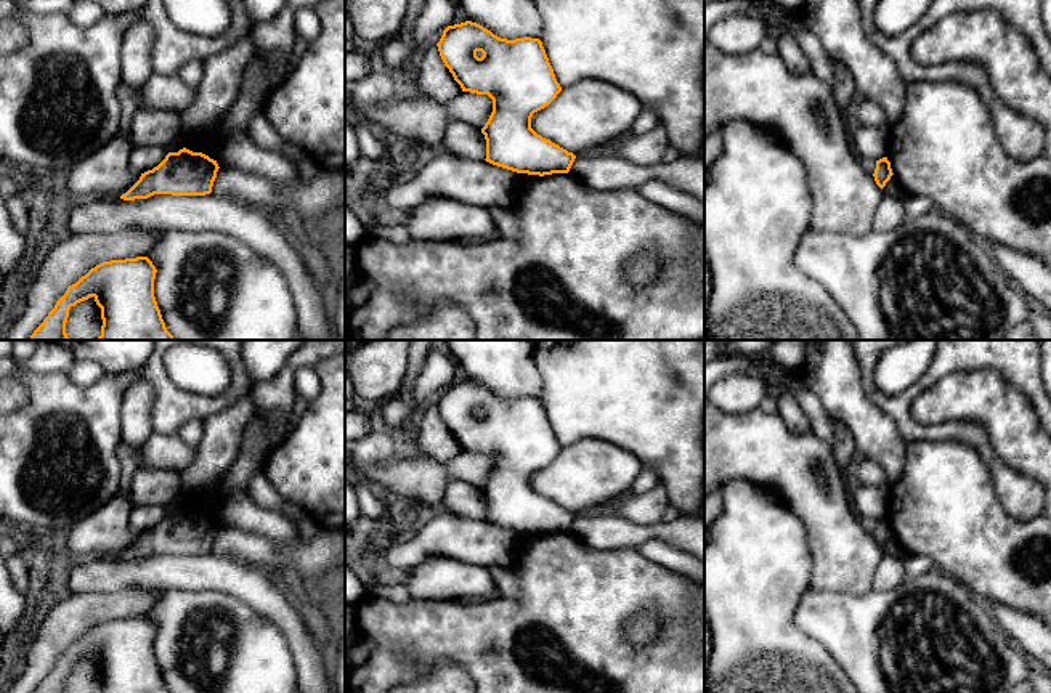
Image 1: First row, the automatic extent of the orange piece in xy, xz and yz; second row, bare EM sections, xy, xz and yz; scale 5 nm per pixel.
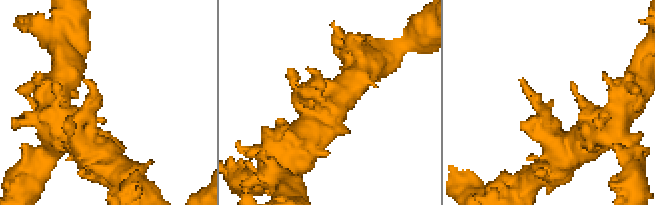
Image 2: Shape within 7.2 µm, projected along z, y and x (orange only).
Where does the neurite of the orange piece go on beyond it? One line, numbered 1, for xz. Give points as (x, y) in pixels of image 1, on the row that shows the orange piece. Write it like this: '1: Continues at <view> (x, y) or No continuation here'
1: No continuation here

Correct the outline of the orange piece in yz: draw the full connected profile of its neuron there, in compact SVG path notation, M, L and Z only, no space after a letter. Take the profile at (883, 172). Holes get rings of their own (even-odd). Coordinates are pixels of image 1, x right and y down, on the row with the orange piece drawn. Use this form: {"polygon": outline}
{"polygon": "M883 157L879 160L876 160L876 168L874 168L874 181L876 184L883 189L886 186L886 183L891 180L892 176L892 168L891 168L891 162L887 160L887 157Z"}

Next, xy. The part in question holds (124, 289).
{"polygon": "M148 257L103 261L91 268L56 302L30 340L71 340L66 334L69 310L77 303L95 298L101 308L101 335L96 340L175 340L167 330L154 297L156 266Z"}

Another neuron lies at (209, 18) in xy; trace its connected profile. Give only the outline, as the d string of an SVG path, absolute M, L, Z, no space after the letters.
M164 0L168 18L186 32L218 35L231 24L226 0Z

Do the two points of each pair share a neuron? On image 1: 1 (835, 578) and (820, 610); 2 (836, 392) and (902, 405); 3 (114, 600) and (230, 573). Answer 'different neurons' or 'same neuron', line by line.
1: different neurons
2: different neurons
3: different neurons

